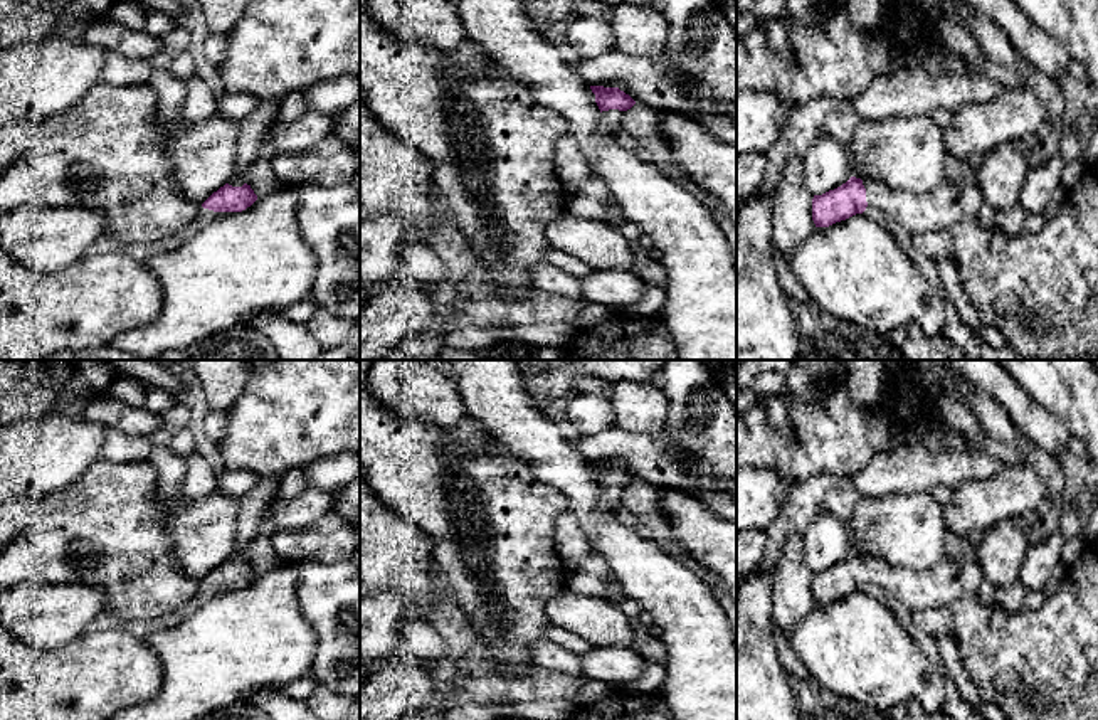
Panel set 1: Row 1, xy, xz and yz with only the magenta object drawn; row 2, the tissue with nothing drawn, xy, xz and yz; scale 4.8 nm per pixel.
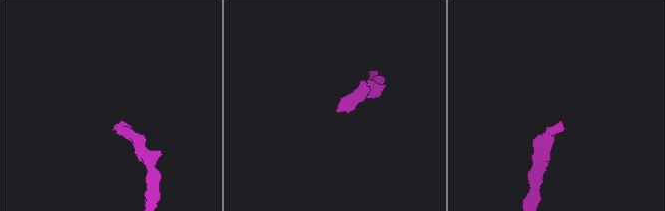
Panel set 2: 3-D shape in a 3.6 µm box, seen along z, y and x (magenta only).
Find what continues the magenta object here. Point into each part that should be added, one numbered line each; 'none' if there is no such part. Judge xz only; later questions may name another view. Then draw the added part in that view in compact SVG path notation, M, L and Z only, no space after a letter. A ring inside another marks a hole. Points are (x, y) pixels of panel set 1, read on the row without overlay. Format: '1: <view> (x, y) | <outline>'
1: xz (609, 498) | M619 486L602 488L599 493L600 508L605 511L617 513L619 503L622 500L622 491L624 488L619 488Z

